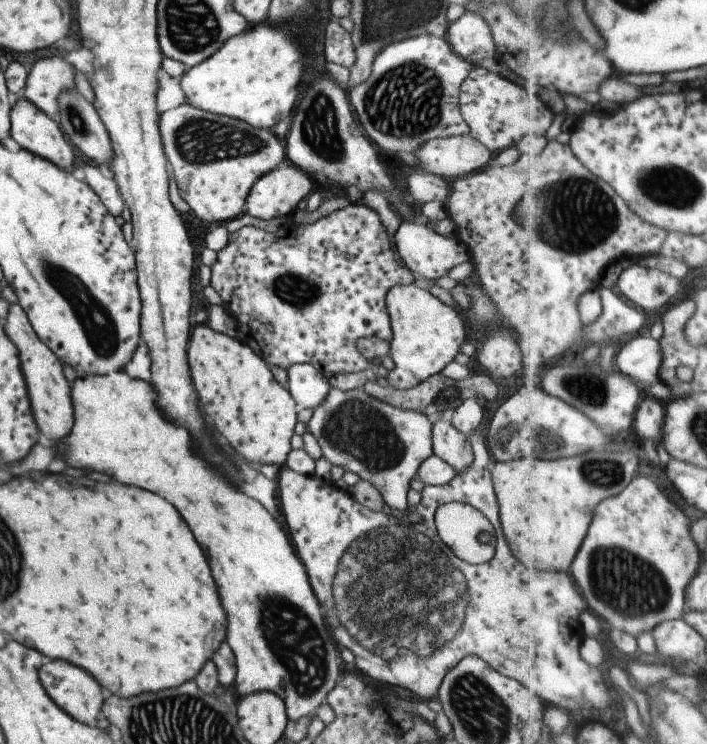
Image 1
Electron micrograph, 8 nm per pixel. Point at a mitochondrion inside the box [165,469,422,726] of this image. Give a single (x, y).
(301, 650)

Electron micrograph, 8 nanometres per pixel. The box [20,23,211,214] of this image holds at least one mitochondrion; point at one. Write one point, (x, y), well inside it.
(77, 121)

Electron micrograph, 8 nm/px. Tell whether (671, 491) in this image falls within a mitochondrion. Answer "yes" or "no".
no

